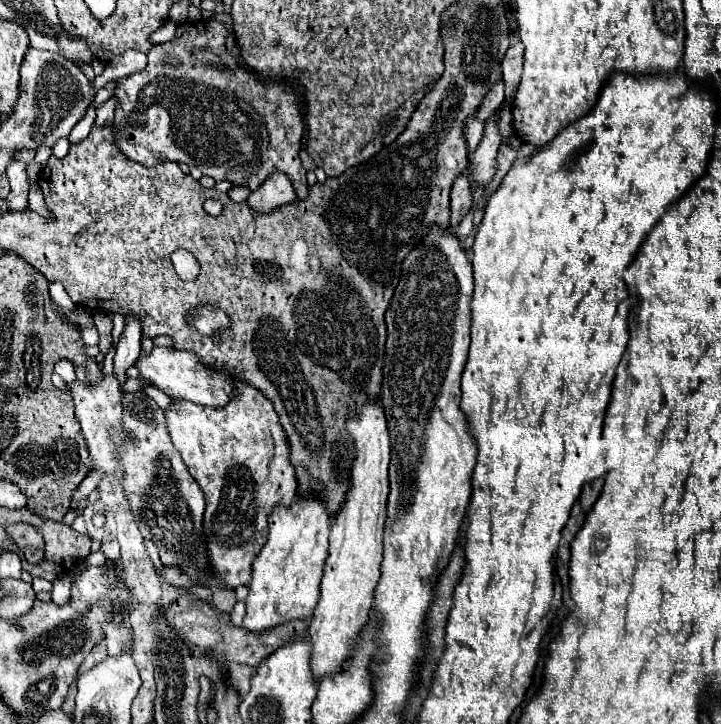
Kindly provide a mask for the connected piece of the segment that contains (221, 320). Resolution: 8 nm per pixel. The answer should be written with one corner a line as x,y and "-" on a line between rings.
203,306
203,308
197,308
193,314
191,314
191,324
203,332
203,334
215,334
217,330
221,328
227,328
231,324
231,320
227,318
227,314
219,308
213,308
213,306

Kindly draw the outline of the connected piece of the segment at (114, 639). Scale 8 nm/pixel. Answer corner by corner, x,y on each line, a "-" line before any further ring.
105,622
103,624
103,632
105,632
105,642
107,642
107,652
109,654
121,654
121,650
123,650
123,646
127,644
127,638
131,638
133,634
131,634
131,630
127,628
127,630
115,630
115,626
109,622

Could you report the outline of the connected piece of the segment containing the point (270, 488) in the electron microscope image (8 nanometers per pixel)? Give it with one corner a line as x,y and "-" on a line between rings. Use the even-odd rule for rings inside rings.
239,382
231,402
225,408
211,408
193,404
187,400
175,400
171,410
165,412
167,426
173,438
173,444
183,456
191,476
197,480
205,492
205,534
207,548
213,572
223,580
225,586
237,588
251,582
251,564
267,542
267,518
275,506
289,506
297,496
295,470
289,462
289,444
287,436
279,424
279,418
273,410
273,404
251,384

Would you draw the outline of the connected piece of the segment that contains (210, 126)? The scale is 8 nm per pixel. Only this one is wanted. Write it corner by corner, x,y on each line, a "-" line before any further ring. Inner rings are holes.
217,20
185,22
175,34
181,38
165,42
163,48
161,44
151,48
147,70
123,78
115,88
115,96
119,98
113,122
117,144
127,158
143,166
183,162
197,166
215,182
227,180
233,186
247,186
251,192
271,172
281,170
293,182
297,200
303,200
309,188
299,160
303,140
301,100
289,84
263,80
239,65
225,48
225,34
225,26
-
193,48
209,48
221,62
199,62
191,54
-
165,50
179,56
183,64
179,68
163,64
161,56
167,54
-
232,63
233,74
240,81
235,86
231,86
-
159,114
167,114
167,134
159,134

